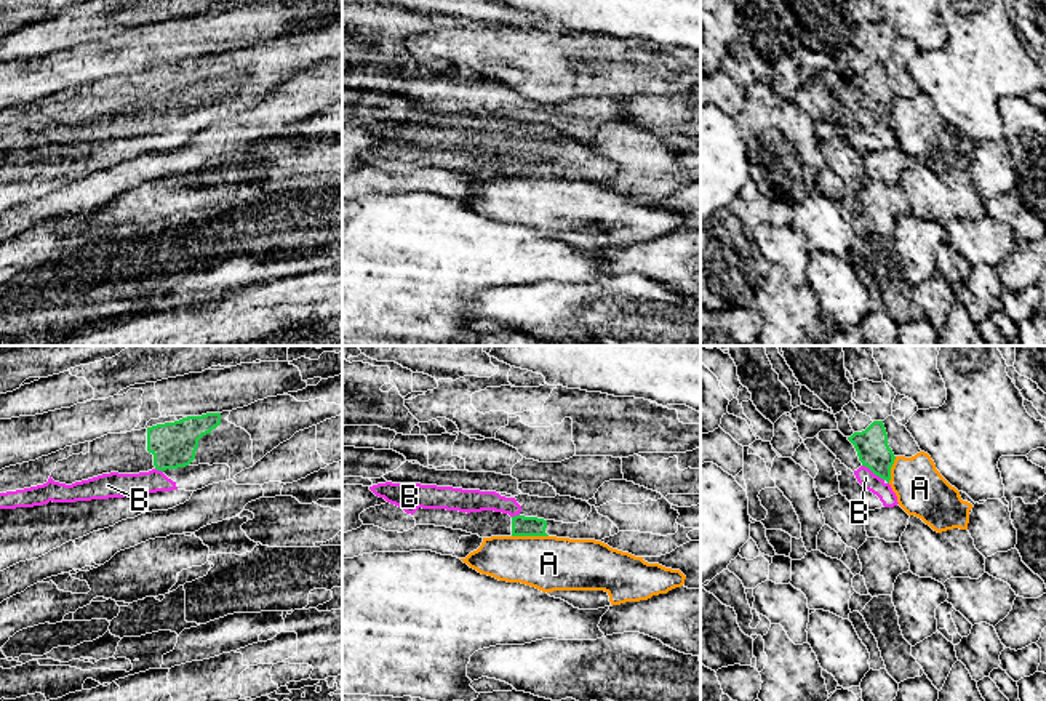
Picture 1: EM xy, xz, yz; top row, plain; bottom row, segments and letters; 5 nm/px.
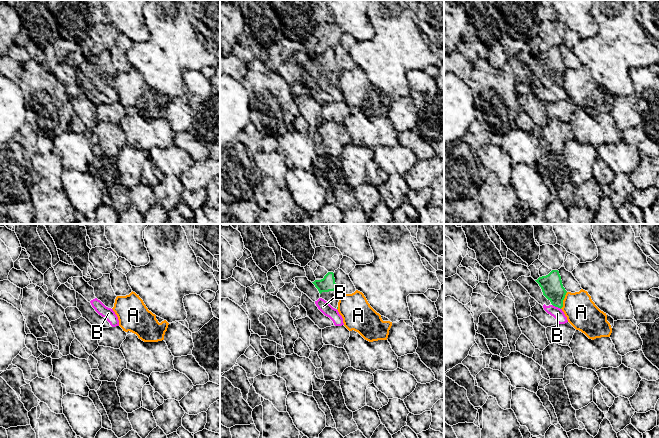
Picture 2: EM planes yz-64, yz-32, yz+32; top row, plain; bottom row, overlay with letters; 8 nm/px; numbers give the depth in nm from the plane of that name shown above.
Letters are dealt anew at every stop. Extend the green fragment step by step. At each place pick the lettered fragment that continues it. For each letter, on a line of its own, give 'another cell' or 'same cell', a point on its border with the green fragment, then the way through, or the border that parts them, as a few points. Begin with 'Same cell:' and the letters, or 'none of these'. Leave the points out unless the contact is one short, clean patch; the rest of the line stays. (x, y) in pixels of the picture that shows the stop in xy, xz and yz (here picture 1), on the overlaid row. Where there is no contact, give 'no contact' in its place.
Same cell: B
A: another cell | xz (530, 535) | along xz (512, 535), (547, 536)
B: same cell | yz (874, 472) | across yz (874, 452), (874, 472), (866, 477)

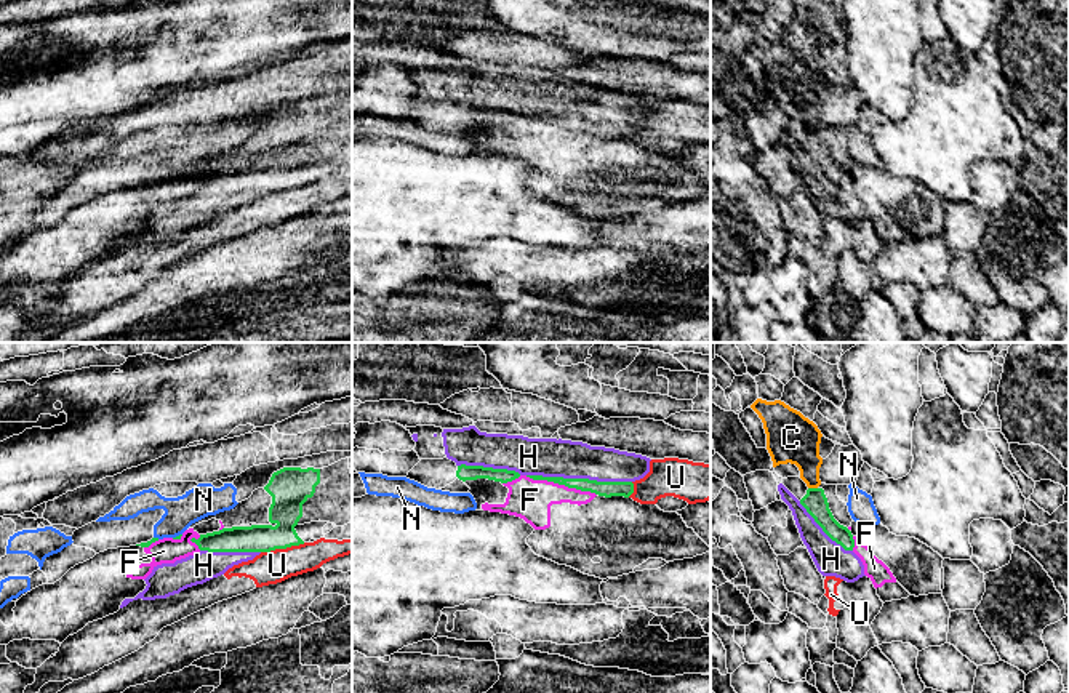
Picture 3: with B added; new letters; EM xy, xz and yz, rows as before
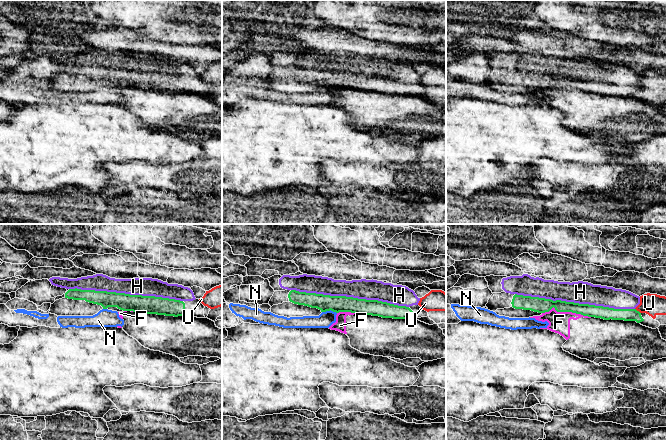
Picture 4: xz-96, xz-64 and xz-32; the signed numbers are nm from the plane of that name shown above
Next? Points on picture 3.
Same cell: H
C: another cell | yz (813, 488) | along yz (808, 487), (816, 488)
F: another cell | xz (560, 484)
H: same cell | xz (580, 479)
N: another cell | xy (176, 536) | along xy (181, 533), (173, 538)
U: another cell | xy (282, 548) | along xy (304, 543), (261, 552)

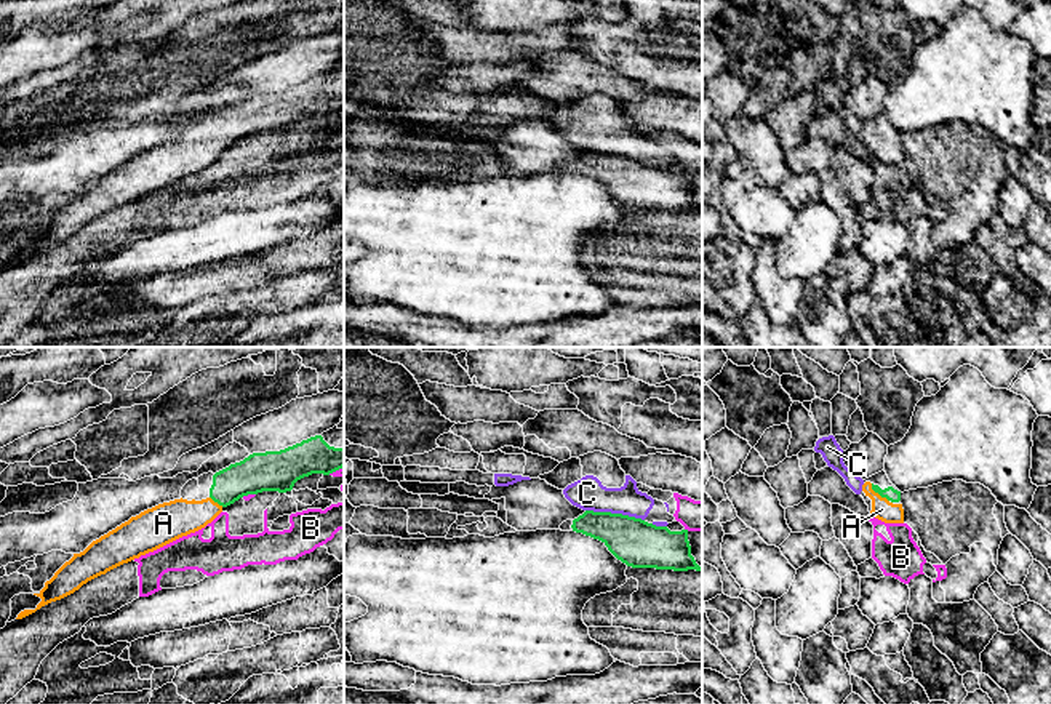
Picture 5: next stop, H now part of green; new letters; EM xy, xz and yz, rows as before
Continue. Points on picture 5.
Same cell: A
A: same cell | yz (879, 493) | across yz (890, 493), (879, 493), (882, 509)
B: another cell | xy (335, 471)
C: another cell | xz (615, 514) | along xz (586, 509), (627, 514), (643, 520)

